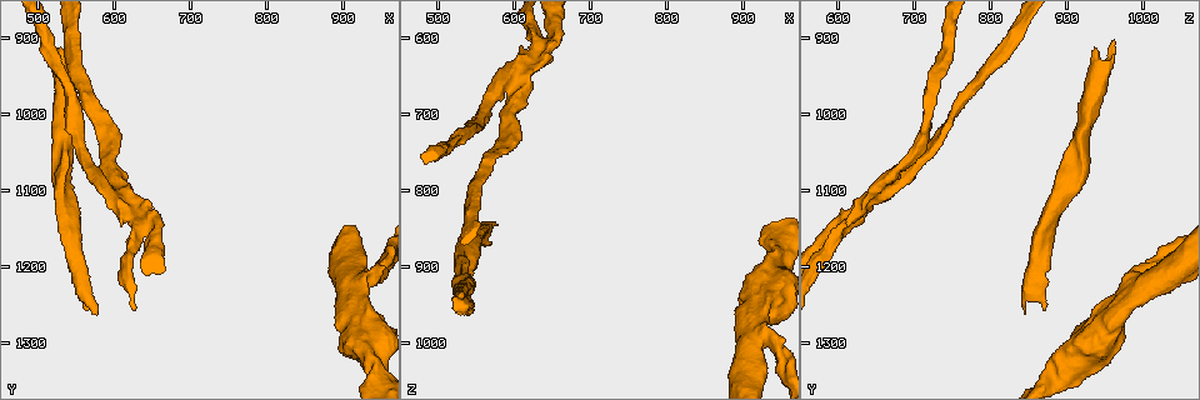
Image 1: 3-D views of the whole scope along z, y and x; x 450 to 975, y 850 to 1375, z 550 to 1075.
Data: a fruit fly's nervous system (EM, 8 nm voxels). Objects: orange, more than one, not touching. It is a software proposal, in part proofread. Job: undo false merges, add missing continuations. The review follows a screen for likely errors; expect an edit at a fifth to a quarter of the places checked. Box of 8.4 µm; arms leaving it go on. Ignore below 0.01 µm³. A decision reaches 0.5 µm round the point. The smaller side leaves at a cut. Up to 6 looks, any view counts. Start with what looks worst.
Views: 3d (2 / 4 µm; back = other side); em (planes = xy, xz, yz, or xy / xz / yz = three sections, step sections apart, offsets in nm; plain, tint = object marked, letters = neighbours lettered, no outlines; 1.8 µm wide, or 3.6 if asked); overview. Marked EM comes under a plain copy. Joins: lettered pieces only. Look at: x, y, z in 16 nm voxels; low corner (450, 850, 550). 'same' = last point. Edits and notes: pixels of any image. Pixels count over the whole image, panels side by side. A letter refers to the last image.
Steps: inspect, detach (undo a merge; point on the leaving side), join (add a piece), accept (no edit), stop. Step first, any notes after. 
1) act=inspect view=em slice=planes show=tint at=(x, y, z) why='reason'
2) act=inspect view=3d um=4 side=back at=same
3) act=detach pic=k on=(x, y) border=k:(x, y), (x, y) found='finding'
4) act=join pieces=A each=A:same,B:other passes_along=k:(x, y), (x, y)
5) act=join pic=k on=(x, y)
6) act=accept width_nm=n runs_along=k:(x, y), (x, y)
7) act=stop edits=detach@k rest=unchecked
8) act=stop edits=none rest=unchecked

act=inspect view=3d um=4 side=back at=(615, 1105, 650) why='three-way junction'

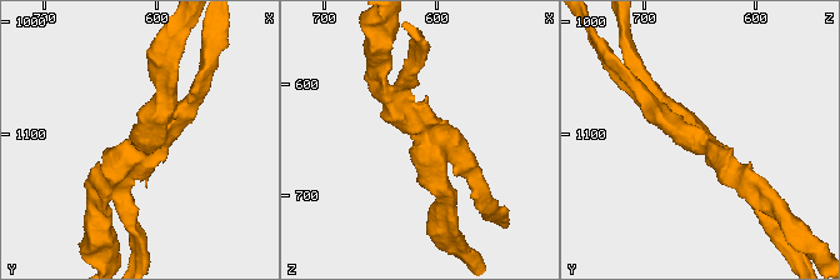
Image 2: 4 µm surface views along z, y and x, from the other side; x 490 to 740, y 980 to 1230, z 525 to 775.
act=inspect view=em slice=planes show=letters at=(608, 1106, 654) why='need the tissue'

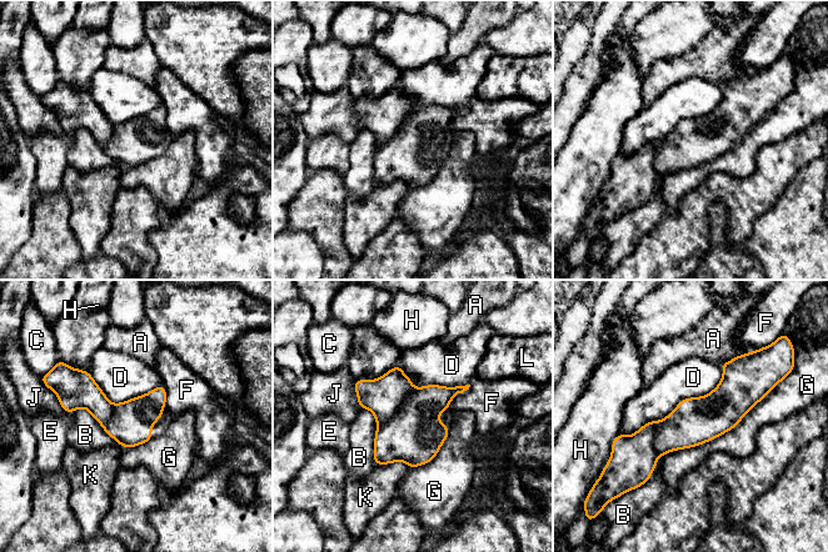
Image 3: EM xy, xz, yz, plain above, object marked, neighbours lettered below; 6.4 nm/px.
act=detach pic=3 on=(383, 396) each=A:other,B:other,C:other,D:other,E:other,F:other,G:other,H:other,J:other,K:other,L:other border=3:(413, 389), (397, 411), (377, 430) found='a second neuron is stuck on'

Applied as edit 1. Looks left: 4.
act=inspect view=em slice=planes show=letters at=(530, 940, 955) why='calibre changes'

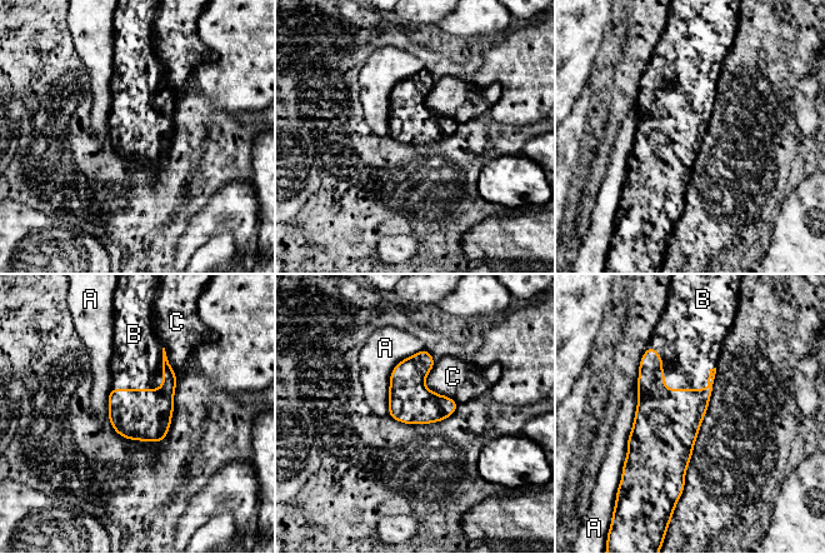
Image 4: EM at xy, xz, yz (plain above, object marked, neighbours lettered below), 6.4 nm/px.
act=join pieces=B each=A:other,B:same,C:other found='it goes on there'

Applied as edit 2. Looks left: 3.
act=inspect view=overview why='redraw'

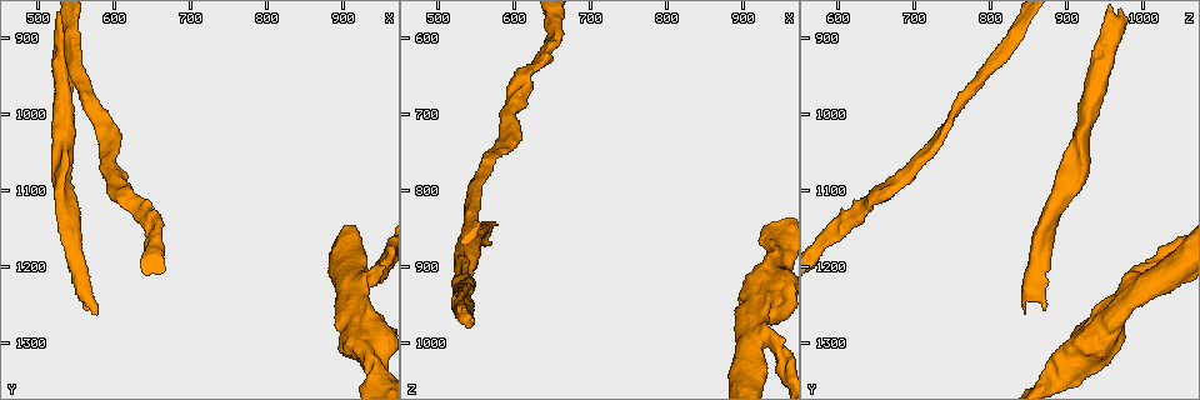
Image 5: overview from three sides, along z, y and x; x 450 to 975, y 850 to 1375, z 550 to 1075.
act=inspect view=3d um=2 at=(900, 1240, 990) why='three-way junction'

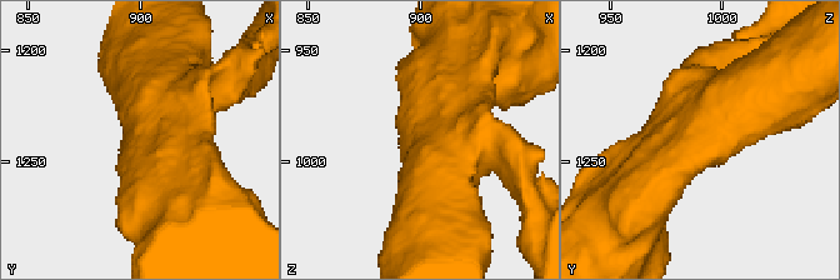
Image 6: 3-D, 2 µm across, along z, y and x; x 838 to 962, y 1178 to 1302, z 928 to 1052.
act=inspect view=em slice=planes show=letters at=(904, 1241, 985) arms=3 arm_widths_nm=260,550,600

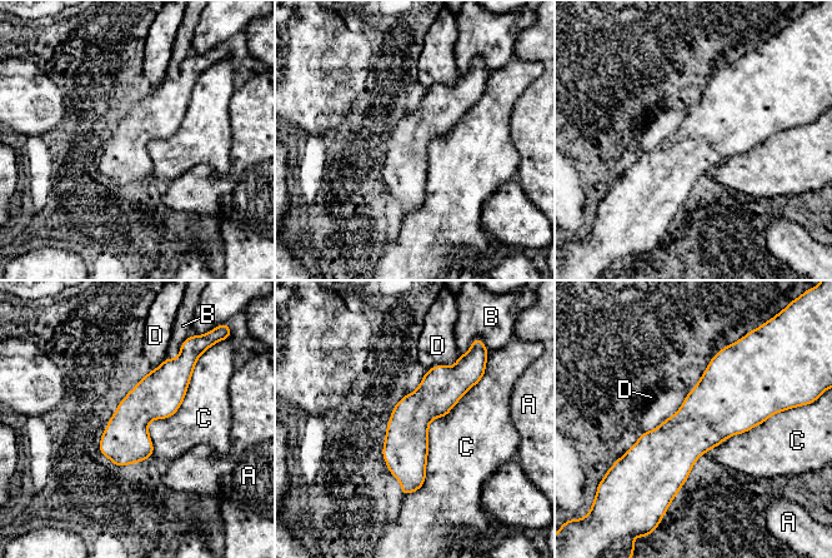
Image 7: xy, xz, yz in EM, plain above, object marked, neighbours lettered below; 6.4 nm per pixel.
act=accept each=A:other,B:other,C:other,D:other found='all the same neuron'

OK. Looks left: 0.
act=stop edits=detach@3,join@4 rest=unchecked

